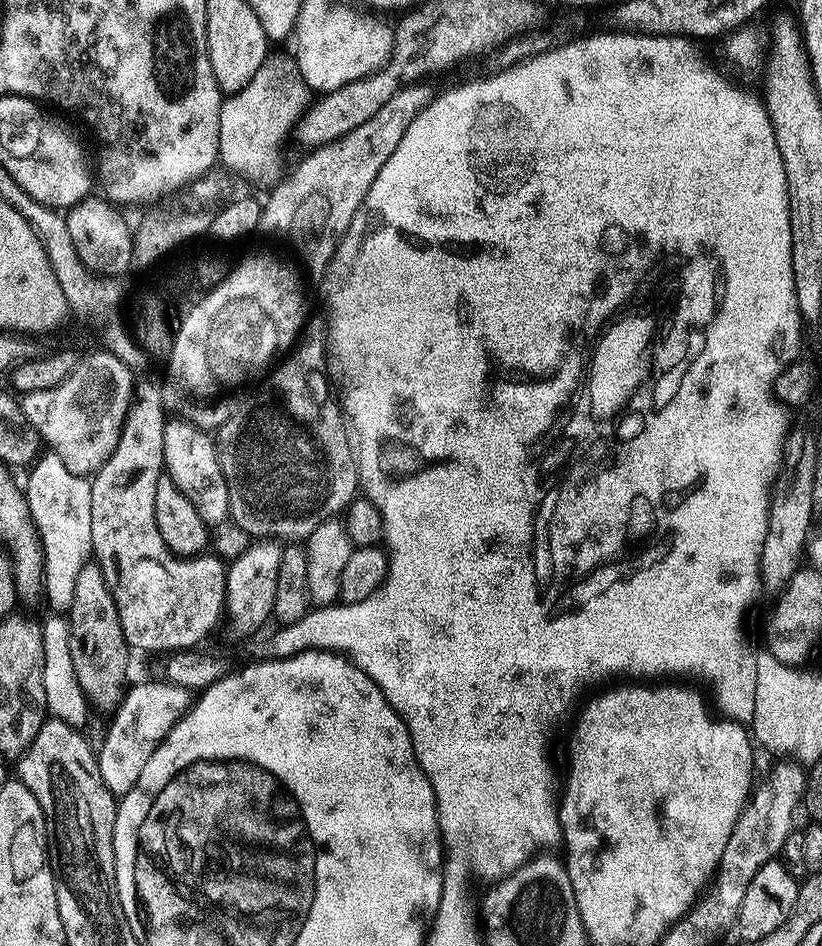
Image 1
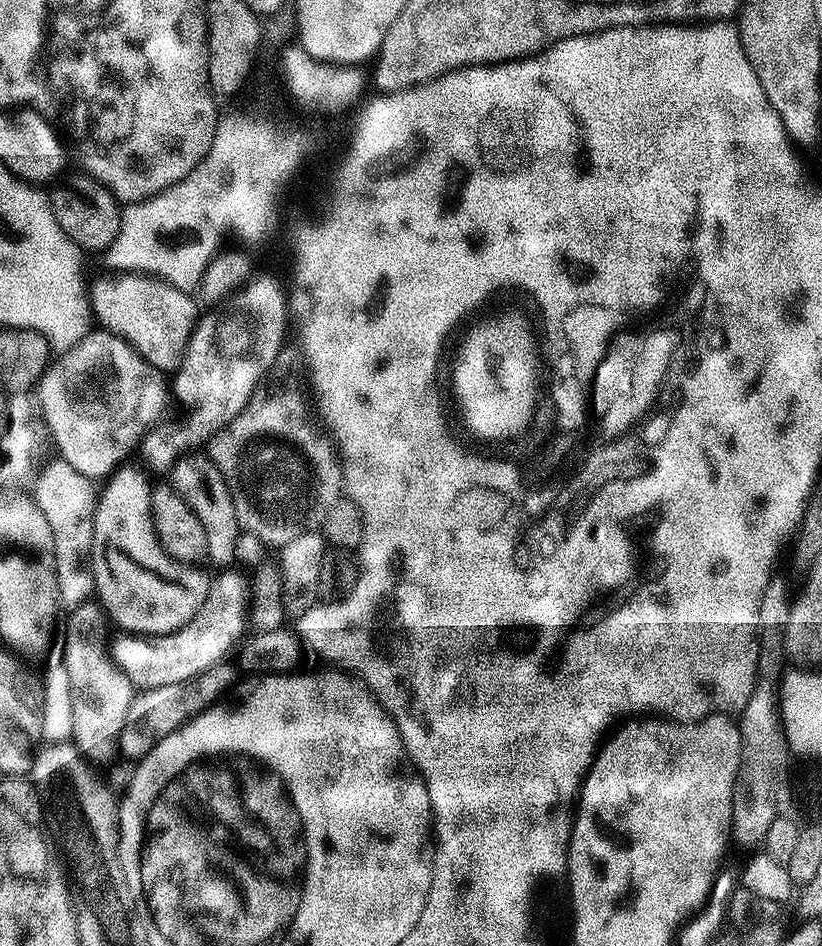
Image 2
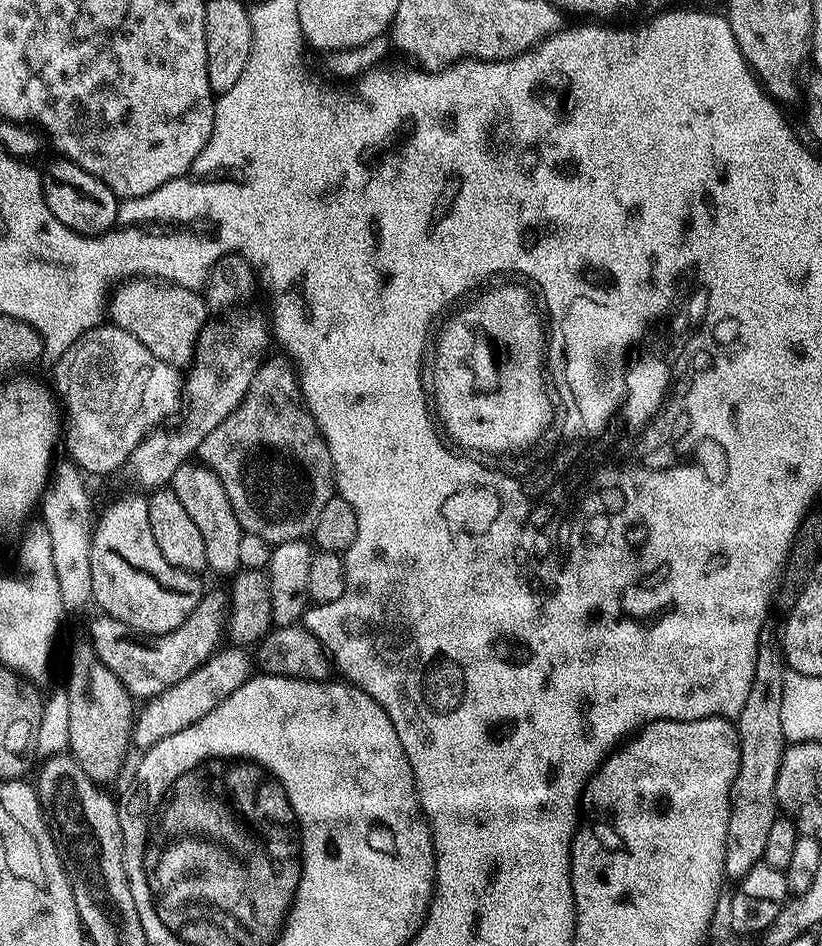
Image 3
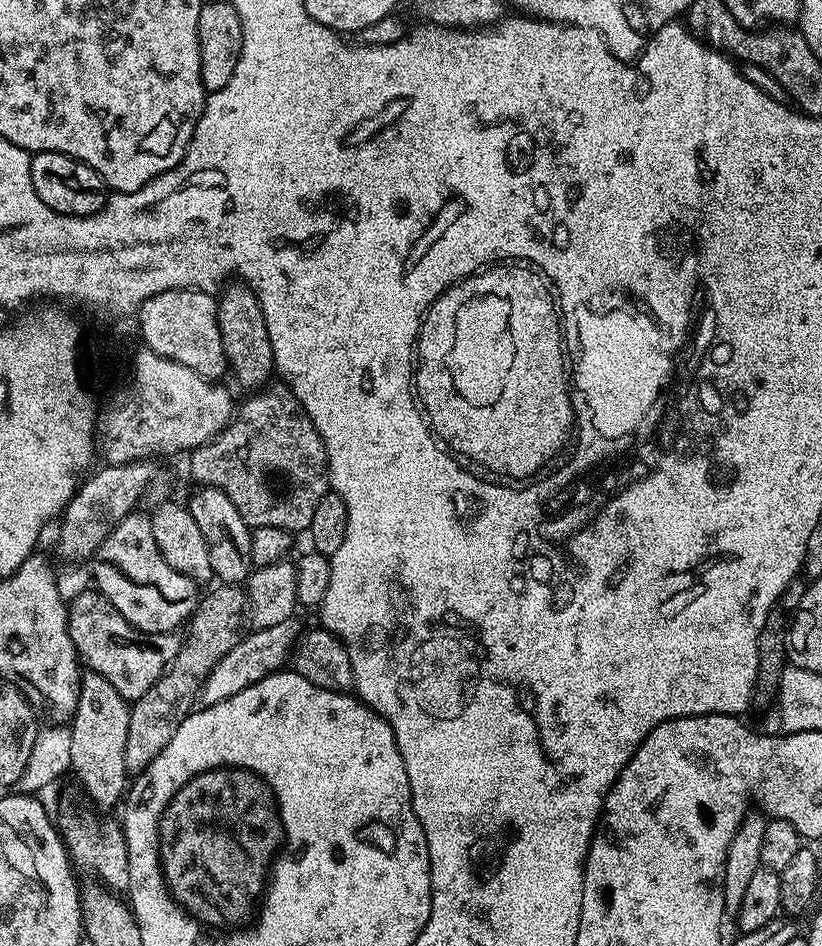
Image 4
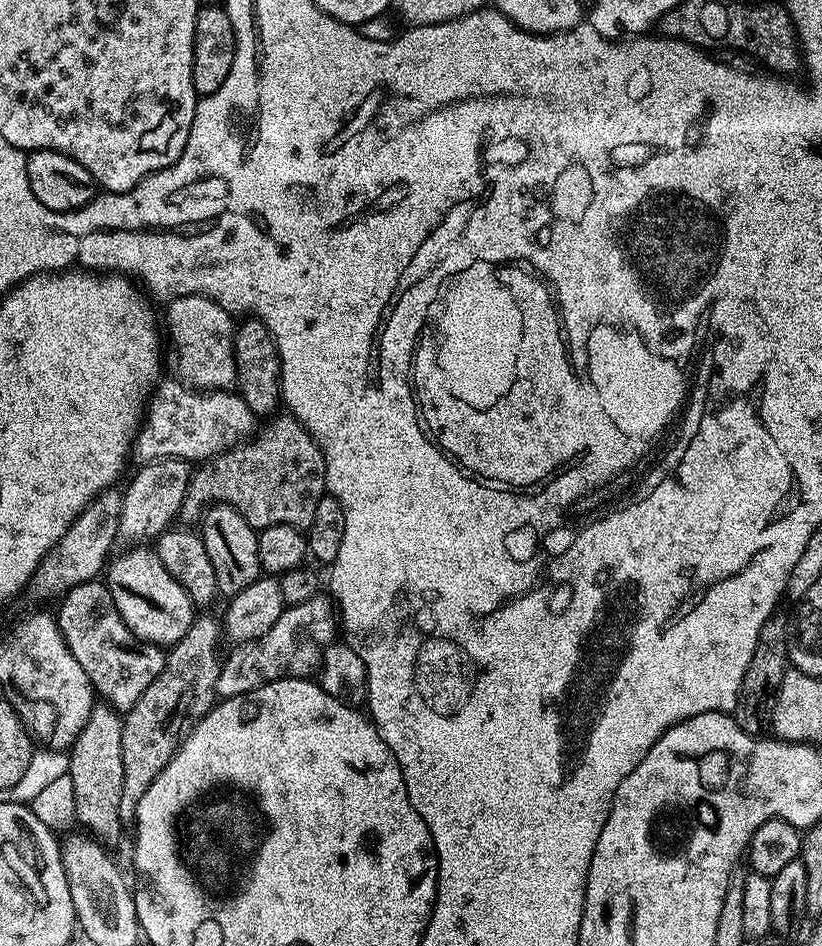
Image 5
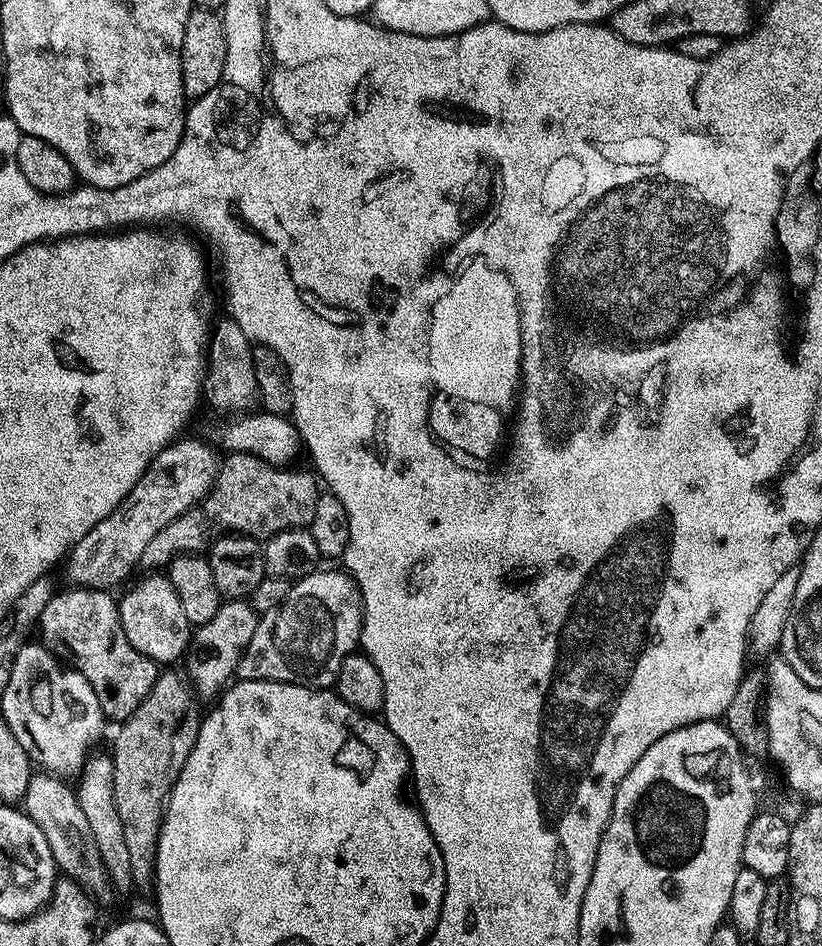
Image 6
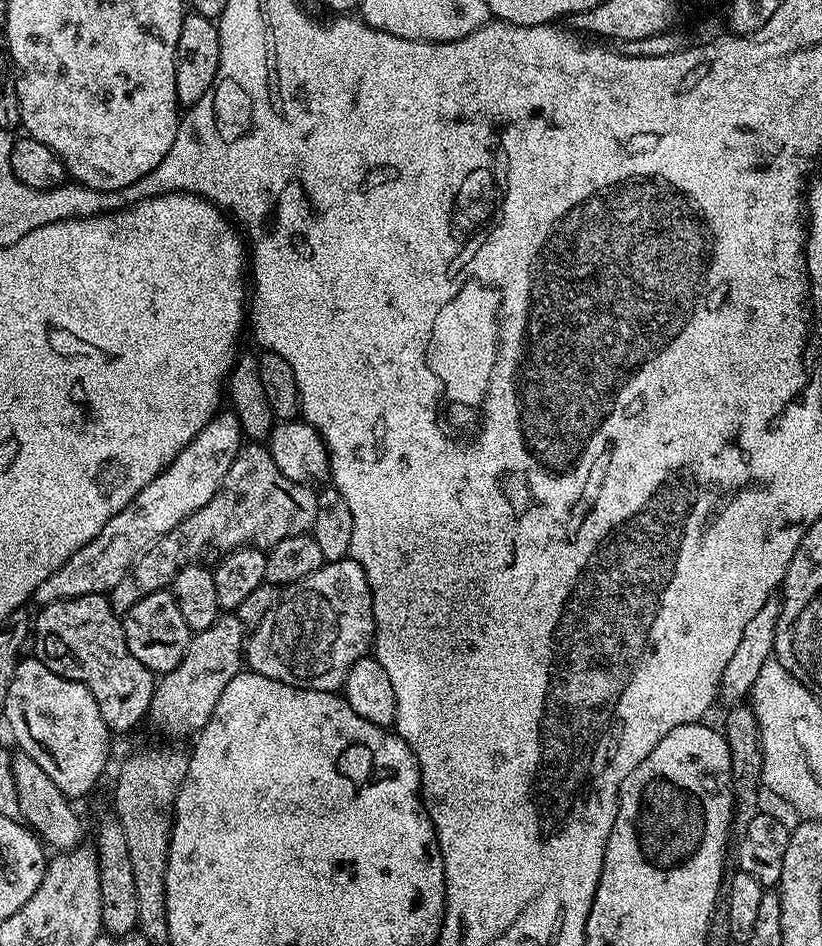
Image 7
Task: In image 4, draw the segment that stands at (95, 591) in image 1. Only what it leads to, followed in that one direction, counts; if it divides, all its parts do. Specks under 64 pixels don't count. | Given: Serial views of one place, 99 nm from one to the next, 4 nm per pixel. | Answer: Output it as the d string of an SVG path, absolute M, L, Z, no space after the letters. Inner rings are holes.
M85 671L80 677L80 693L78 694L78 706L76 707L76 713L72 715L70 721L70 739L71 739L71 751L70 751L70 762L71 762L71 775L76 775L78 779L79 787L84 789L85 796L92 801L93 805L100 810L108 810L104 808L112 808L121 803L125 799L126 789L130 784L130 773L126 766L126 734L130 730L130 704L129 701L122 698L122 694L118 694L118 690L114 690L114 686L110 686L110 682L106 682L106 678L102 678L102 674L97 672Z

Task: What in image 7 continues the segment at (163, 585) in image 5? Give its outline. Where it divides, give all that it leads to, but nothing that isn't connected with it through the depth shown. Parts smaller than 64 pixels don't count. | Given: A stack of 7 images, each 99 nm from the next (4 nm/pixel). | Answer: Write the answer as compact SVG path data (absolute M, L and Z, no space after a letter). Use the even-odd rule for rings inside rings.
M171 591L155 592L146 594L130 606L130 610L123 613L122 623L126 634L126 646L130 646L130 654L142 662L153 674L163 674L174 670L182 662L182 654L186 654L186 646L192 640L193 632L186 626L186 621L182 619L182 610L178 610L178 602L172 597Z

